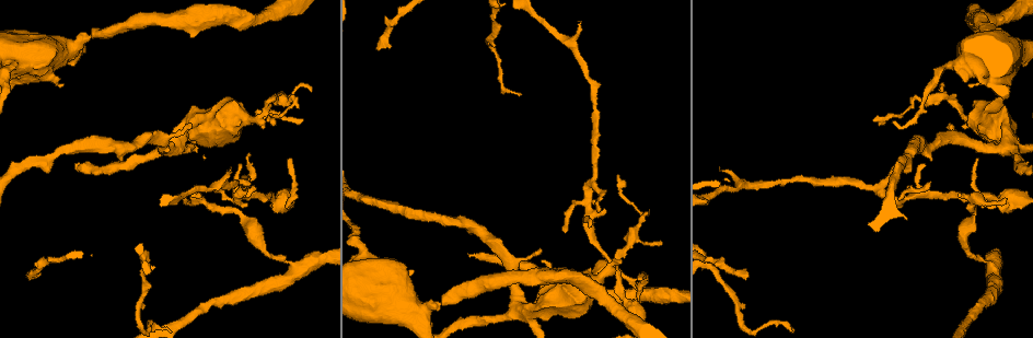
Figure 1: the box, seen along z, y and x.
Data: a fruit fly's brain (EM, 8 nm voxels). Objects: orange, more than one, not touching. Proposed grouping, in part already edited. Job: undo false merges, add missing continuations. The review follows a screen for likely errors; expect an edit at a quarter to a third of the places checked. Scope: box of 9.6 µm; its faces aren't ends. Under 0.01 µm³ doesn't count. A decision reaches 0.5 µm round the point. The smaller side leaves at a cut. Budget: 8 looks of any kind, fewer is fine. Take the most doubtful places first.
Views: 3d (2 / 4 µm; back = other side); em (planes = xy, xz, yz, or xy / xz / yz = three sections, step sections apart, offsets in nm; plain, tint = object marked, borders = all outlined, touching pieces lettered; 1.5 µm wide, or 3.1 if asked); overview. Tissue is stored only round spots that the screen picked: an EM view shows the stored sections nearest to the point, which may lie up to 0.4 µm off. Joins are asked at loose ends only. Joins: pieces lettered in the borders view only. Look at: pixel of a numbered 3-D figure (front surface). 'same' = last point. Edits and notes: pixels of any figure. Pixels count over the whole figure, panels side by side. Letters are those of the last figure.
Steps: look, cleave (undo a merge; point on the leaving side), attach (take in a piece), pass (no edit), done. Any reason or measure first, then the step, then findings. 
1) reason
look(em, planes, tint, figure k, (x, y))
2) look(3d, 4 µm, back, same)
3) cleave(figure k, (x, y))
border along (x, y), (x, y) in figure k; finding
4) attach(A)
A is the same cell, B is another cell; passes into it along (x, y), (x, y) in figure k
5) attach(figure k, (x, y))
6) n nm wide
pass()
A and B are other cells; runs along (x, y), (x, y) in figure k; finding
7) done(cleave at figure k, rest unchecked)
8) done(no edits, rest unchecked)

look(em, planes, tint, figure 1, (566, 231))

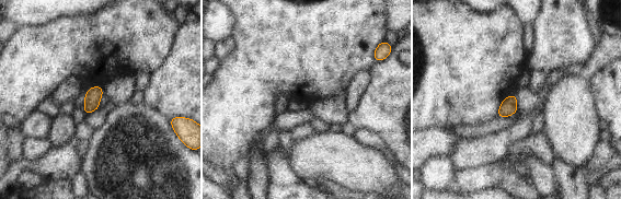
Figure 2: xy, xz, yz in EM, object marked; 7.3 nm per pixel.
what lies round it
look(em, planes, borders, same)

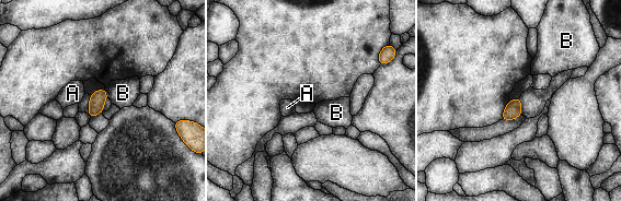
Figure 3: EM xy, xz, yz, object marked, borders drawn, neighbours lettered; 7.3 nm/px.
B touches over 70 nm
pass()
A and B are other cells; no lettered piece goes on from it

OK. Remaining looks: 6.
free end
look(em, planes, borders, figure 1, (969, 85))

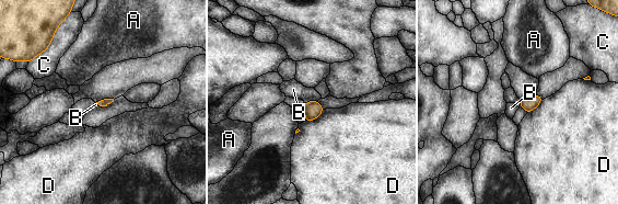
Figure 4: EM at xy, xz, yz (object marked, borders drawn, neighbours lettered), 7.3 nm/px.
pass()
A, B, C and D are other cells; border along (317, 100), (308, 100), (304, 103) in figure 4; no lettered piece goes on from it

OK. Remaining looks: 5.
free end
look(3d, 4 µm, figure 1, (540, 248))

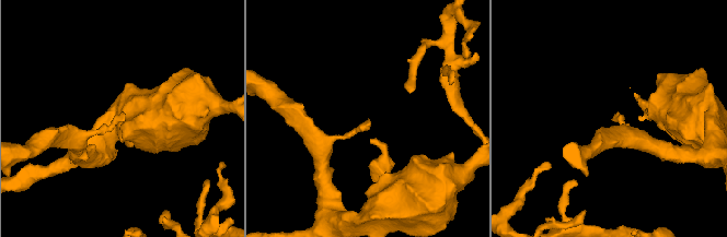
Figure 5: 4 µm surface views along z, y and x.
look(em, xz, step 4, borders, figure 5, (616, 114))

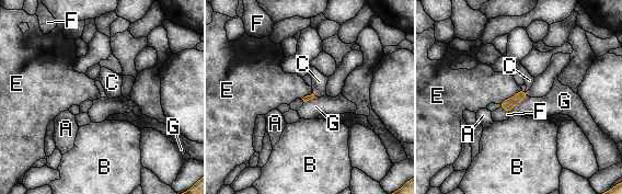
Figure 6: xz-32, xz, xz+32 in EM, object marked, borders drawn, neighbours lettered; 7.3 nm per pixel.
pass()
A, B, C, E, F and G are other cells; border along (521, 89), (510, 98), (498, 103) in figure 6; none of them fits

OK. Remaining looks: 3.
narrows sharply
look(em, xz, step 4, tint, figure 1, (269, 254))

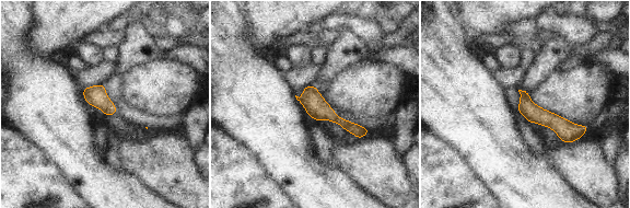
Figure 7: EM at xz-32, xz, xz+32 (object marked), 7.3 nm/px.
look(em, planes, borders, same)

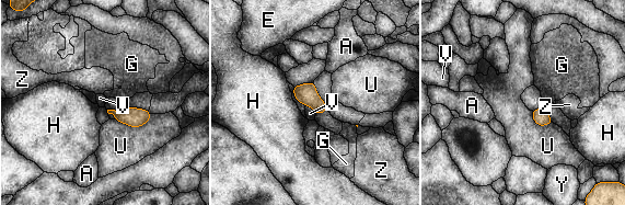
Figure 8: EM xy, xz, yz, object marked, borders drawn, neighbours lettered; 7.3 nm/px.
50 nm wide
pass()
A, E, G, H, U, V, Y and Z are other cells; all the same neuron

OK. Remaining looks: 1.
done(no edits, rest unchecked)

